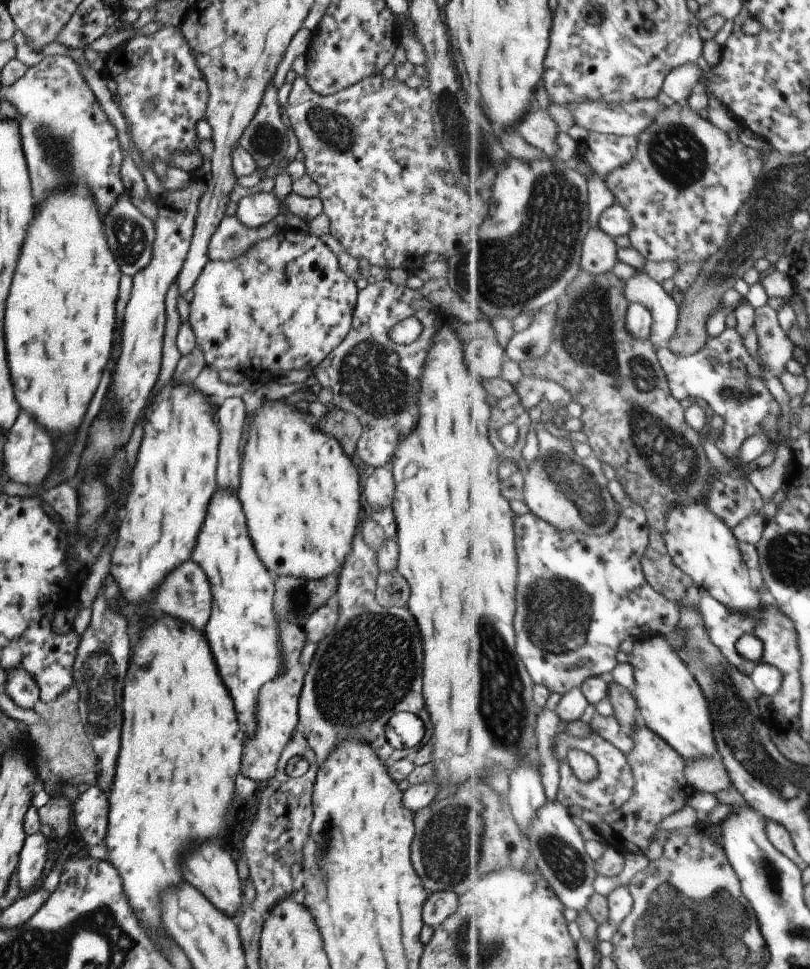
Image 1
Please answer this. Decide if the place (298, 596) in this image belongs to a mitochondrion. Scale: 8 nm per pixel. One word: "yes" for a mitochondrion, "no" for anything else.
yes

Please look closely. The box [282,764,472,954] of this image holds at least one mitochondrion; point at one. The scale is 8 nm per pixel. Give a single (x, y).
(324, 842)

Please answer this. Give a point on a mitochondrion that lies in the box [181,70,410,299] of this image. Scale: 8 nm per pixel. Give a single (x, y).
(334, 129)

